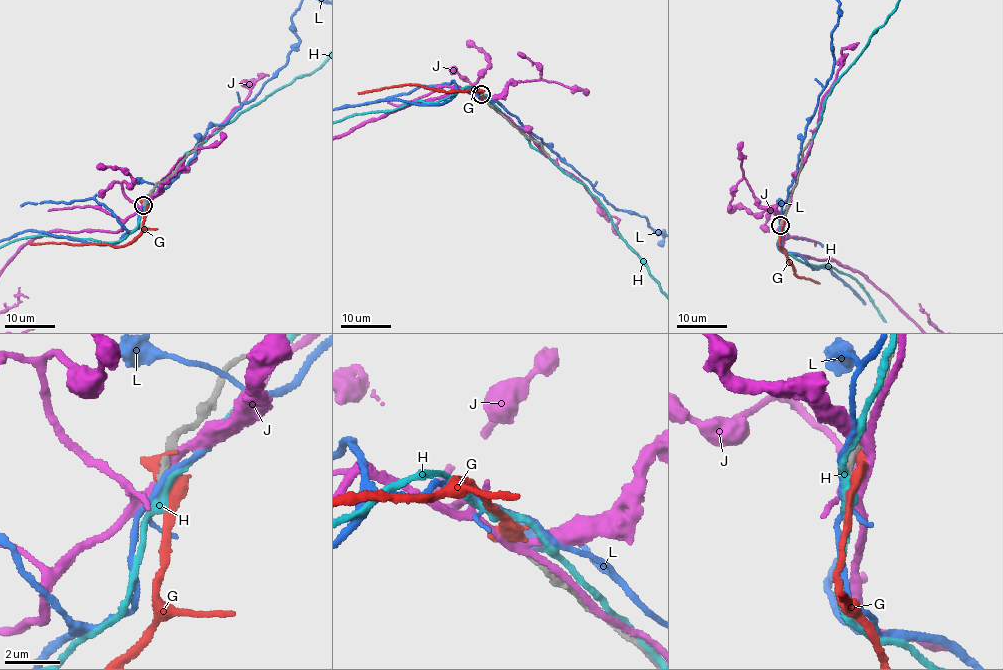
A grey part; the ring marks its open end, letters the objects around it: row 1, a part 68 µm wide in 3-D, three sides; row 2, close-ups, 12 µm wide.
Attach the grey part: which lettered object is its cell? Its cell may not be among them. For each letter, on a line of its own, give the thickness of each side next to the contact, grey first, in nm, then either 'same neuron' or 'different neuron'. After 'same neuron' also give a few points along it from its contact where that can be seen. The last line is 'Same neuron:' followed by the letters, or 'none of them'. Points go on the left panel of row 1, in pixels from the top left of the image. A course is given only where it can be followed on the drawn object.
G: 340 nm thick on the grey side, 550 nm on the other; different neuron
H: 280 nm thick on the grey side, 300 nm on the other; different neuron
J: 220 nm thick on the grey side, 260 nm on the other; different neuron
L: 280 nm thick on the grey side, 200 nm on the other; different neuron
Same neuron: none of them

